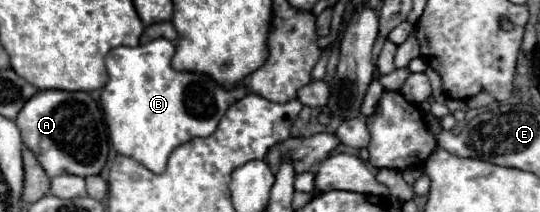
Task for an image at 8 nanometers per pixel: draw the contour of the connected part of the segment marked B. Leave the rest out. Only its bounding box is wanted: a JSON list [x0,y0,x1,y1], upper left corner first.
[101,39,249,173]

